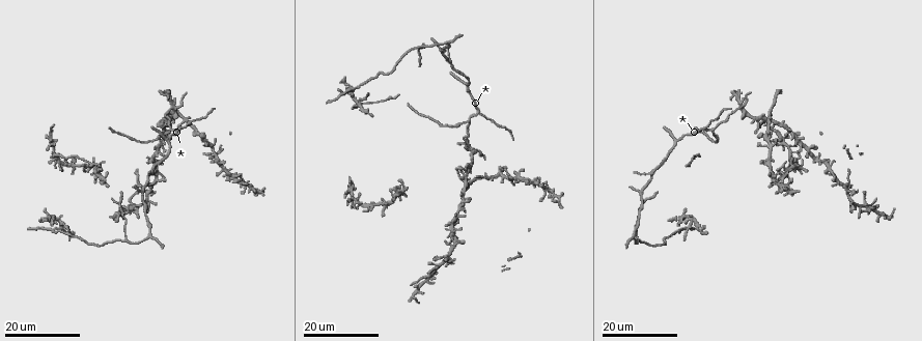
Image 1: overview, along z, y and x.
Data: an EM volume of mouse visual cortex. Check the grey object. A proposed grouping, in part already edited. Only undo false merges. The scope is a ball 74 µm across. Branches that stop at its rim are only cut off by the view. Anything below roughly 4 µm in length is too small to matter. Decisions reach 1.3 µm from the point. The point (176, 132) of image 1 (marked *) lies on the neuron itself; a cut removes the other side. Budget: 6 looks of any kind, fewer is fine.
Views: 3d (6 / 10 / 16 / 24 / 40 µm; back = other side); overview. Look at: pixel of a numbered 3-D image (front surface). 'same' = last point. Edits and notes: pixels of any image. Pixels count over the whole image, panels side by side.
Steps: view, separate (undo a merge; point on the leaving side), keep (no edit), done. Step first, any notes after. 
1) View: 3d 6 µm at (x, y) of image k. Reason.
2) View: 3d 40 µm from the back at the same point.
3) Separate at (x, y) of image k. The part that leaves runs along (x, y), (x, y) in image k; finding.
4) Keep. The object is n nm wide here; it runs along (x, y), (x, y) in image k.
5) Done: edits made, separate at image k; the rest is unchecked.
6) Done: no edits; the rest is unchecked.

View: 3d 24 µm at (179, 128) of image 1. Arms part here.

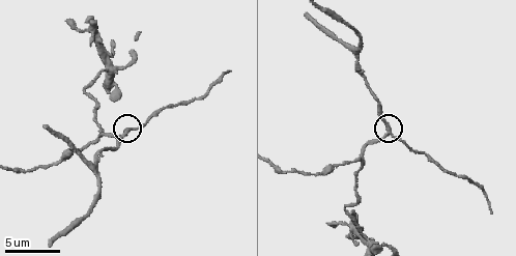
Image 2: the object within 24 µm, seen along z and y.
View: 3d 6 µm at (389, 136) of image 2.

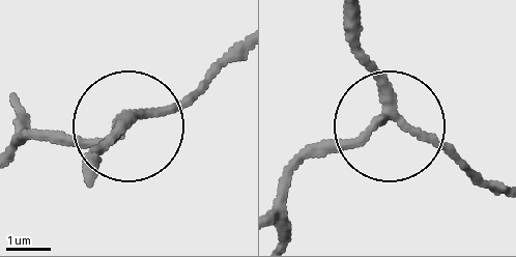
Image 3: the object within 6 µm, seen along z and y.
Keep. The object is 200 nm wide here; it runs along (93, 162), (234, 55) in image 3; continuous, no second neuron.

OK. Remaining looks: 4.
View: 3d 16 µm at (58, 219) of image 1. Arms run side by side.

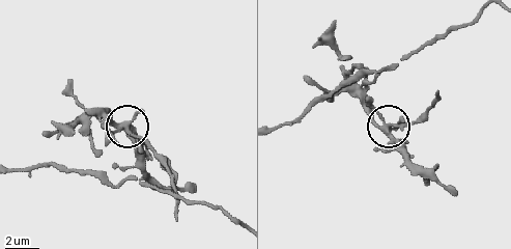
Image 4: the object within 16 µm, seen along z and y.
View: 3d 10 µm at (125, 127) of image 4.

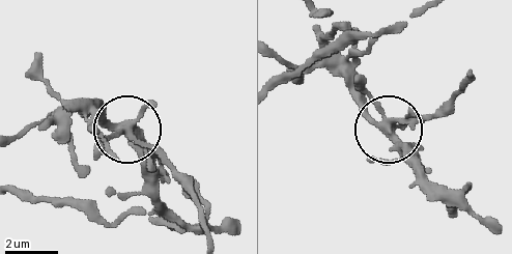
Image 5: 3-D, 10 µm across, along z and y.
Keep. The object is 320 nm wide here; all the same neuron.

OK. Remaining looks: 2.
View: 3d 24 µm at (95, 168) of image 1. Four or more arms meet.

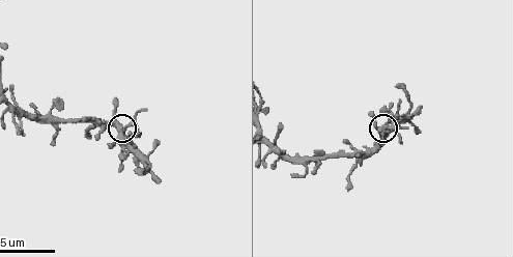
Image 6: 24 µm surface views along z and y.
View: 3d 10 µm at (120, 134) of image 6.

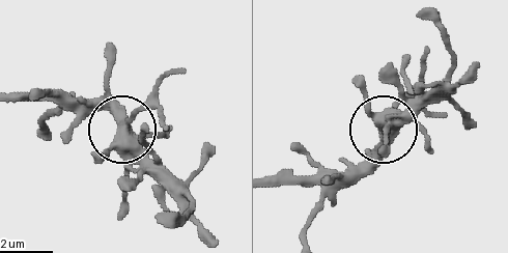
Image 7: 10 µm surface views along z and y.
Keep. 4 arms meet here; one neuron here.

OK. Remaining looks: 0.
Done: no edits; the rest is unchecked.

